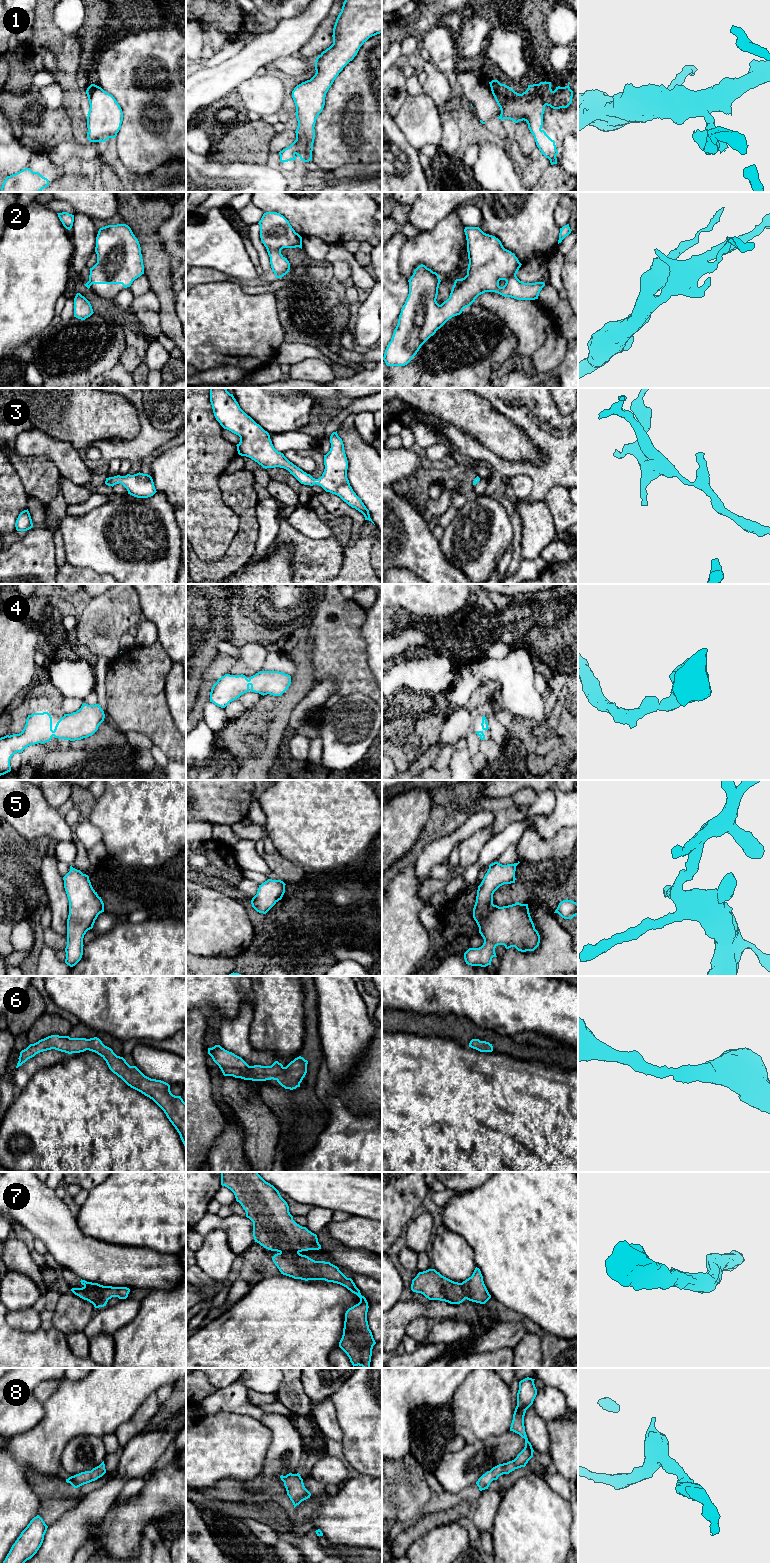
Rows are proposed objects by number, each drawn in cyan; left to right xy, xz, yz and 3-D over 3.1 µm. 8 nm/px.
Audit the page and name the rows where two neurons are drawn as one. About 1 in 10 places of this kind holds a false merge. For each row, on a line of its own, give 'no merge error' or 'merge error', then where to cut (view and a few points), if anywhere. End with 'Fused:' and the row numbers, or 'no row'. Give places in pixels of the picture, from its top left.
1: no merge error; cut none
2: no merge error; cut none
3: no merge error; cut none
4: no merge error; cut none
5: no merge error; cut none
6: no merge error; cut none
7: no merge error; cut none
8: no merge error; cut none
Fused: no row

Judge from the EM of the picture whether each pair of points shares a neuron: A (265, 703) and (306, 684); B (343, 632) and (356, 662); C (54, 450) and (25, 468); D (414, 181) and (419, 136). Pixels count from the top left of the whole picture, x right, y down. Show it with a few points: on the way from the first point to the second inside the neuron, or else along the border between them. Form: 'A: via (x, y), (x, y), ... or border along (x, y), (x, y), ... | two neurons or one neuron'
A: via (275, 703), (285, 703), (296, 692) | one neuron
B: via (343, 639), (343, 649), (349, 655) | one neuron
C: border along (21, 455), (47, 456), (60, 473) | two neurons
D: border along (402, 131), (406, 140), (418, 151) | two neurons

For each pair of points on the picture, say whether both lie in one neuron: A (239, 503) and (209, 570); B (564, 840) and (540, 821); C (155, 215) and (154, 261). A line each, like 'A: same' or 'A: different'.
A: same
B: different
C: same

